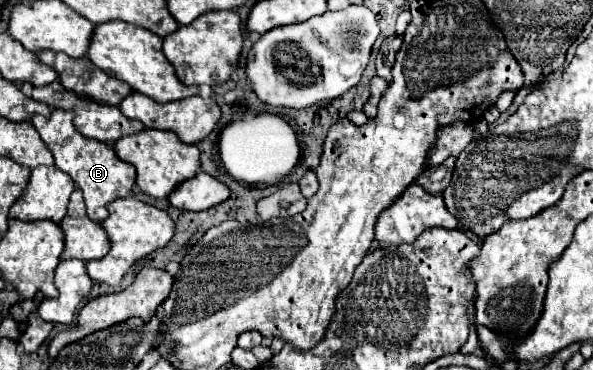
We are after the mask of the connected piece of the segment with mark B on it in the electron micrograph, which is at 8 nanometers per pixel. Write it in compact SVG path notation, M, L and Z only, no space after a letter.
M51 111L51 117L33 115L31 117L33 127L41 135L43 143L49 147L49 151L55 157L55 167L71 175L75 185L83 191L85 205L87 205L87 217L93 221L103 221L107 217L107 203L127 197L131 193L131 187L135 183L135 167L117 159L115 151L107 147L101 141L87 139L81 135L73 125L73 113L71 111Z

